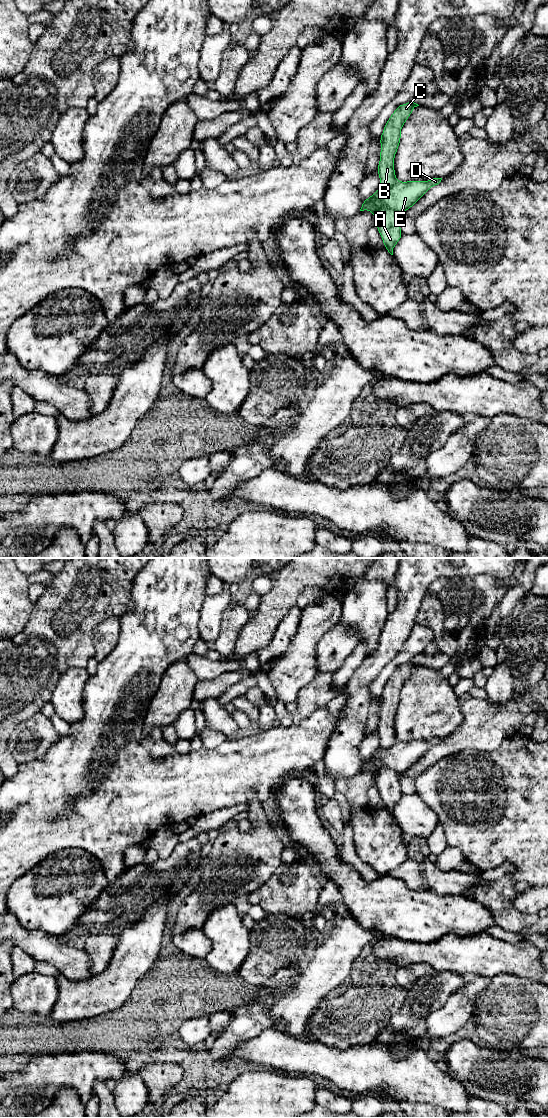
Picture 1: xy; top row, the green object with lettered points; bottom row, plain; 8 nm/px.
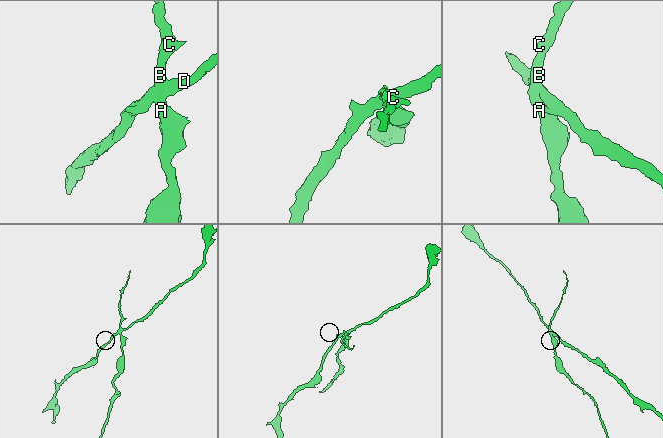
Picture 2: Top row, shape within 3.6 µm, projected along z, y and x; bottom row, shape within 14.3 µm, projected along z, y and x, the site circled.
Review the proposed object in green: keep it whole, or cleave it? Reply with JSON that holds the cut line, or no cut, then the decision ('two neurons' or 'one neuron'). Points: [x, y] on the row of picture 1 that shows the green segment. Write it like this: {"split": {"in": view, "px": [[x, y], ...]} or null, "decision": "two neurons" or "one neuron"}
{"split": {"in": "xy", "px": [[399, 214], [387, 207], [382, 207], [375, 217]]}, "decision": "two neurons"}

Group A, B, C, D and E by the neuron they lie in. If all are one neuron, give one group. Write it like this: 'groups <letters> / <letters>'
groups A B C / D E

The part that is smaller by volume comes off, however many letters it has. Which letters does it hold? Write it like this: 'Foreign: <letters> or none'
Foreign: A, B, C

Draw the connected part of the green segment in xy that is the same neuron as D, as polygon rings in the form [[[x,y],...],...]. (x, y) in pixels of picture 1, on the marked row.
[[[433,178],[428,181],[407,181],[396,183],[388,190],[376,191],[363,201],[360,211],[369,210],[374,216],[382,207],[388,207],[398,214],[411,208],[431,187],[438,185],[442,178]]]

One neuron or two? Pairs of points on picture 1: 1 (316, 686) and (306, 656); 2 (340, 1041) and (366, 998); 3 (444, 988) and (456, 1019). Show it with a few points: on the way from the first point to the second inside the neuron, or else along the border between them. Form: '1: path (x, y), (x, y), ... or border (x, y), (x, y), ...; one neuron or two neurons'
1: border (319, 673), (297, 694); two neurons
2: path (351, 1030), (366, 1015), (366, 1009); one neuron
3: border (464, 983), (442, 1006), (430, 1013); two neurons

